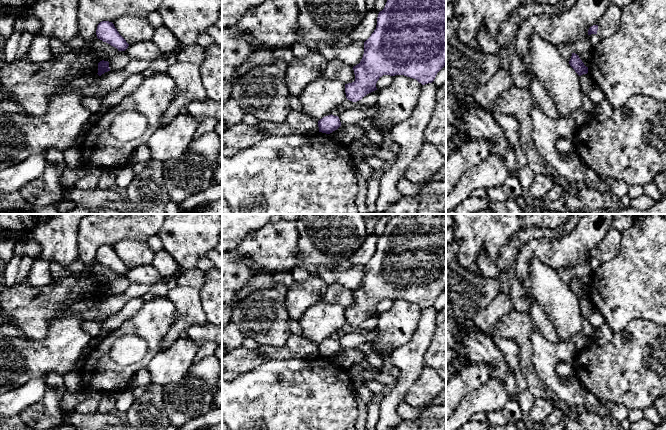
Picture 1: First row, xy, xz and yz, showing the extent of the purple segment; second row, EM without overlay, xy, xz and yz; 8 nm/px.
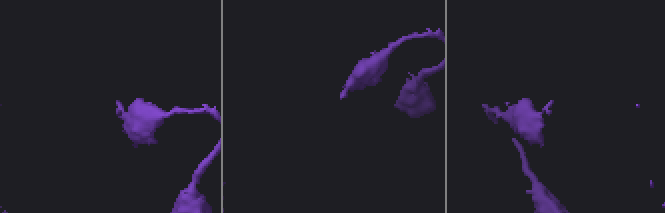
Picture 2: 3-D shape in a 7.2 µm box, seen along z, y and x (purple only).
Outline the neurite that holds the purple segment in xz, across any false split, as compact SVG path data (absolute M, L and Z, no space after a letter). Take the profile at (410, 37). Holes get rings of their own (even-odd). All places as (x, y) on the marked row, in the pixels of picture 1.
M387 0L385 7L379 12L377 25L371 36L364 42L364 54L359 64L353 67L355 81L345 84L346 98L352 102L361 100L367 94L377 90L376 83L383 75L404 75L416 79L422 85L432 83L437 73L446 65L446 0Z

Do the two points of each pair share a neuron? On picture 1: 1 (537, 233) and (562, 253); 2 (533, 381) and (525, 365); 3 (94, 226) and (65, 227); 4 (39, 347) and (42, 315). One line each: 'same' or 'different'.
1: different
2: same
3: different
4: different

